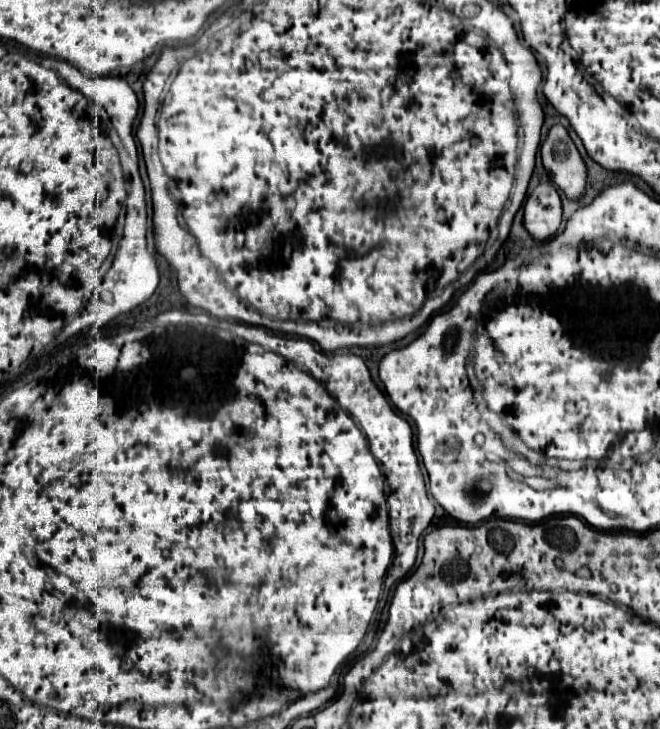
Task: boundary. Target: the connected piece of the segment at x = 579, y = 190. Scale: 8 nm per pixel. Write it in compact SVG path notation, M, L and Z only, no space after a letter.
M552 126L542 148L542 164L568 200L580 202L586 192L586 164L564 126Z

